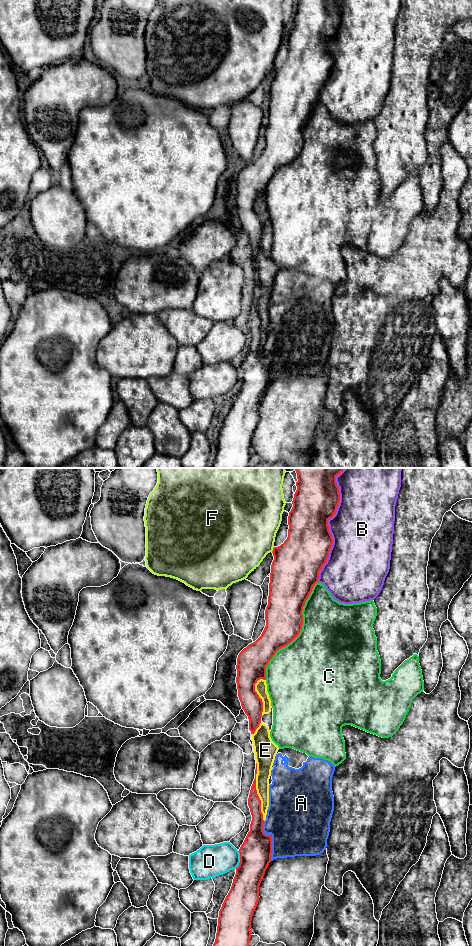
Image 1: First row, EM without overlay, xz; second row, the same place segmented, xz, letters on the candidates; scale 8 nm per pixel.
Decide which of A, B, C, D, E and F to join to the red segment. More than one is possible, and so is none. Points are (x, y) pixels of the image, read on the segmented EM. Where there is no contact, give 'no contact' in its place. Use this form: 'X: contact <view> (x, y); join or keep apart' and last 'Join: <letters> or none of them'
A: contact xz (271, 839); keep apart
B: contact xz (327, 524); keep apart
C: contact xz (299, 632); keep apart
D: contact xz (240, 860); keep apart
E: contact xz (256, 791); keep apart
F: contact xz (273, 549); keep apart
Join: none of them

